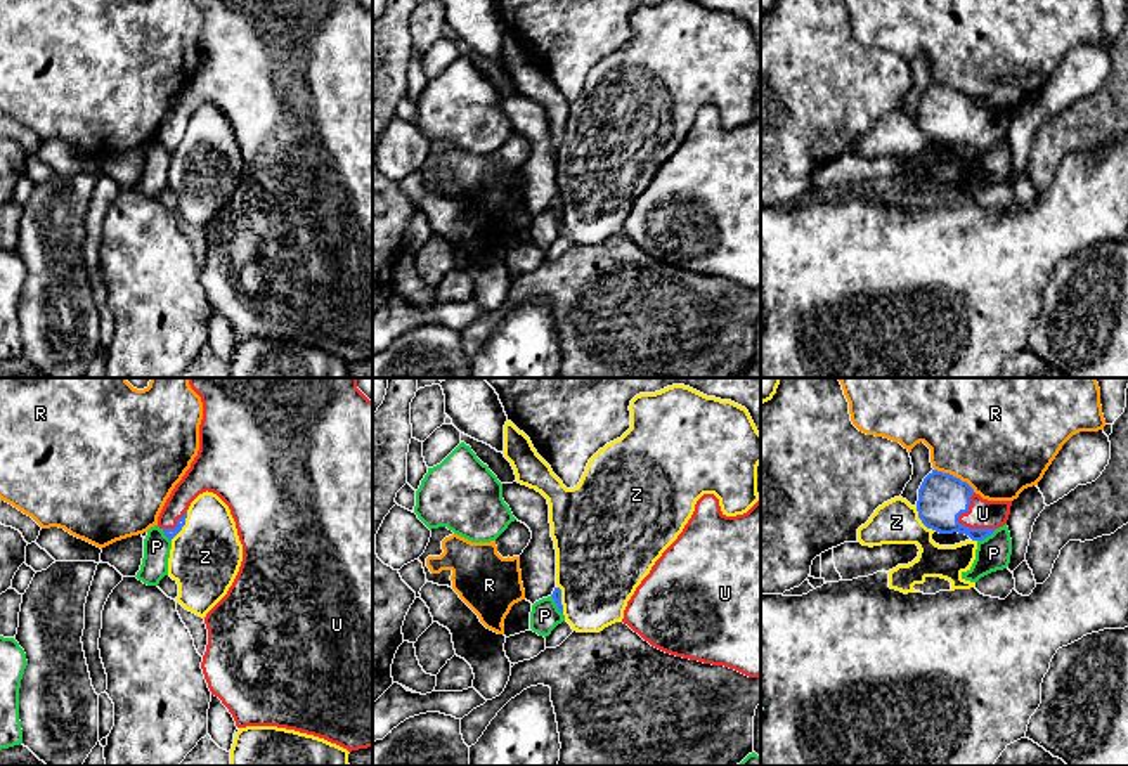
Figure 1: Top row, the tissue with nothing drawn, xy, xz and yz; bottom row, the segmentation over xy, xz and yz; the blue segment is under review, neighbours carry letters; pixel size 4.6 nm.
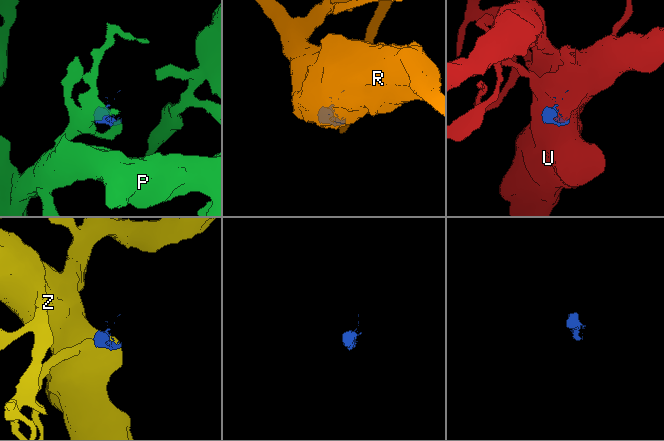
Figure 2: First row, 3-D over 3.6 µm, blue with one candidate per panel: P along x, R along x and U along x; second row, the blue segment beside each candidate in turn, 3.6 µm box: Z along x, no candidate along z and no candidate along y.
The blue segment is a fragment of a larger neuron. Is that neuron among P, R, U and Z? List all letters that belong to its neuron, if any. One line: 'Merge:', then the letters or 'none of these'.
Merge: U

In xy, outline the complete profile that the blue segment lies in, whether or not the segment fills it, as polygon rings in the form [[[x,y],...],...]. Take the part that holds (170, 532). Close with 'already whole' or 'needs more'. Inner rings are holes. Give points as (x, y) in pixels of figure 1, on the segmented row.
[[[189,378],[189,385],[203,402],[199,451],[166,499],[158,527],[172,541],[185,525],[191,503],[208,490],[229,506],[243,544],[243,562],[232,586],[204,617],[208,645],[201,669],[211,695],[229,709],[237,728],[295,730],[348,752],[373,747],[373,400],[357,388],[357,378]]]; needs more

